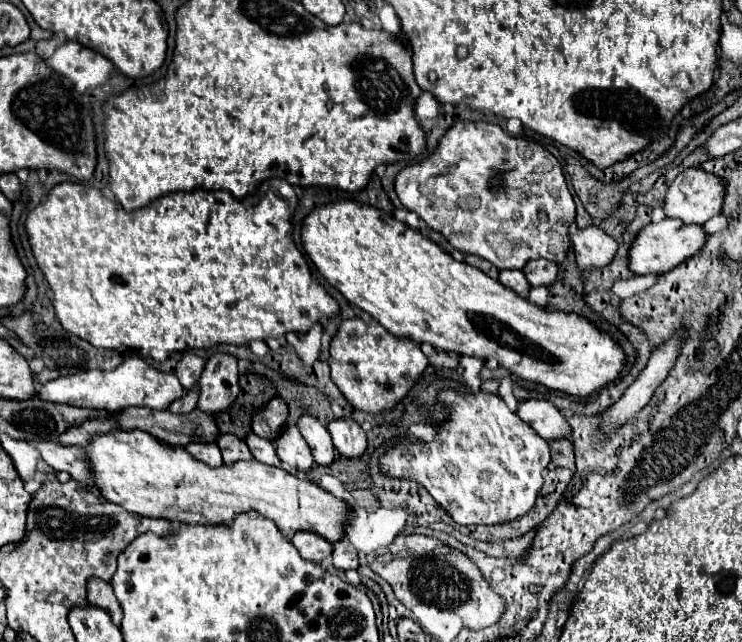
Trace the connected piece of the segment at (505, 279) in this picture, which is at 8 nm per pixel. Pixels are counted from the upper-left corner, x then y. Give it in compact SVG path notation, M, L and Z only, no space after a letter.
M500 271L498 281L502 285L510 287L512 291L516 291L520 297L528 297L528 293L530 293L530 283L522 271Z

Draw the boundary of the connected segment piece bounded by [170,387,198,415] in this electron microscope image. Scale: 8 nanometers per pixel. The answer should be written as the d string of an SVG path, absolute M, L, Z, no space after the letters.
M194 387L194 391L182 395L182 399L178 399L178 401L174 401L174 403L170 405L170 411L172 411L172 413L180 413L180 415L188 415L190 411L194 411L194 403L196 403L196 401L198 401L198 391L196 391L196 387Z

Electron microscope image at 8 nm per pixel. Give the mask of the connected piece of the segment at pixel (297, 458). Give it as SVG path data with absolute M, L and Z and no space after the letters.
M286 427L286 431L282 431L280 439L276 441L276 453L278 453L280 461L288 463L290 467L294 467L302 473L306 473L310 469L310 465L314 463L312 453L296 427Z

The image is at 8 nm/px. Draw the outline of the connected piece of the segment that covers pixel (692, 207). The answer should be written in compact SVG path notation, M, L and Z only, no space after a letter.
M686 169L682 171L674 183L670 185L666 193L666 203L664 203L664 213L674 219L682 219L684 223L696 223L702 225L710 217L718 215L724 207L724 197L726 197L726 181L714 173L700 171L700 169Z

